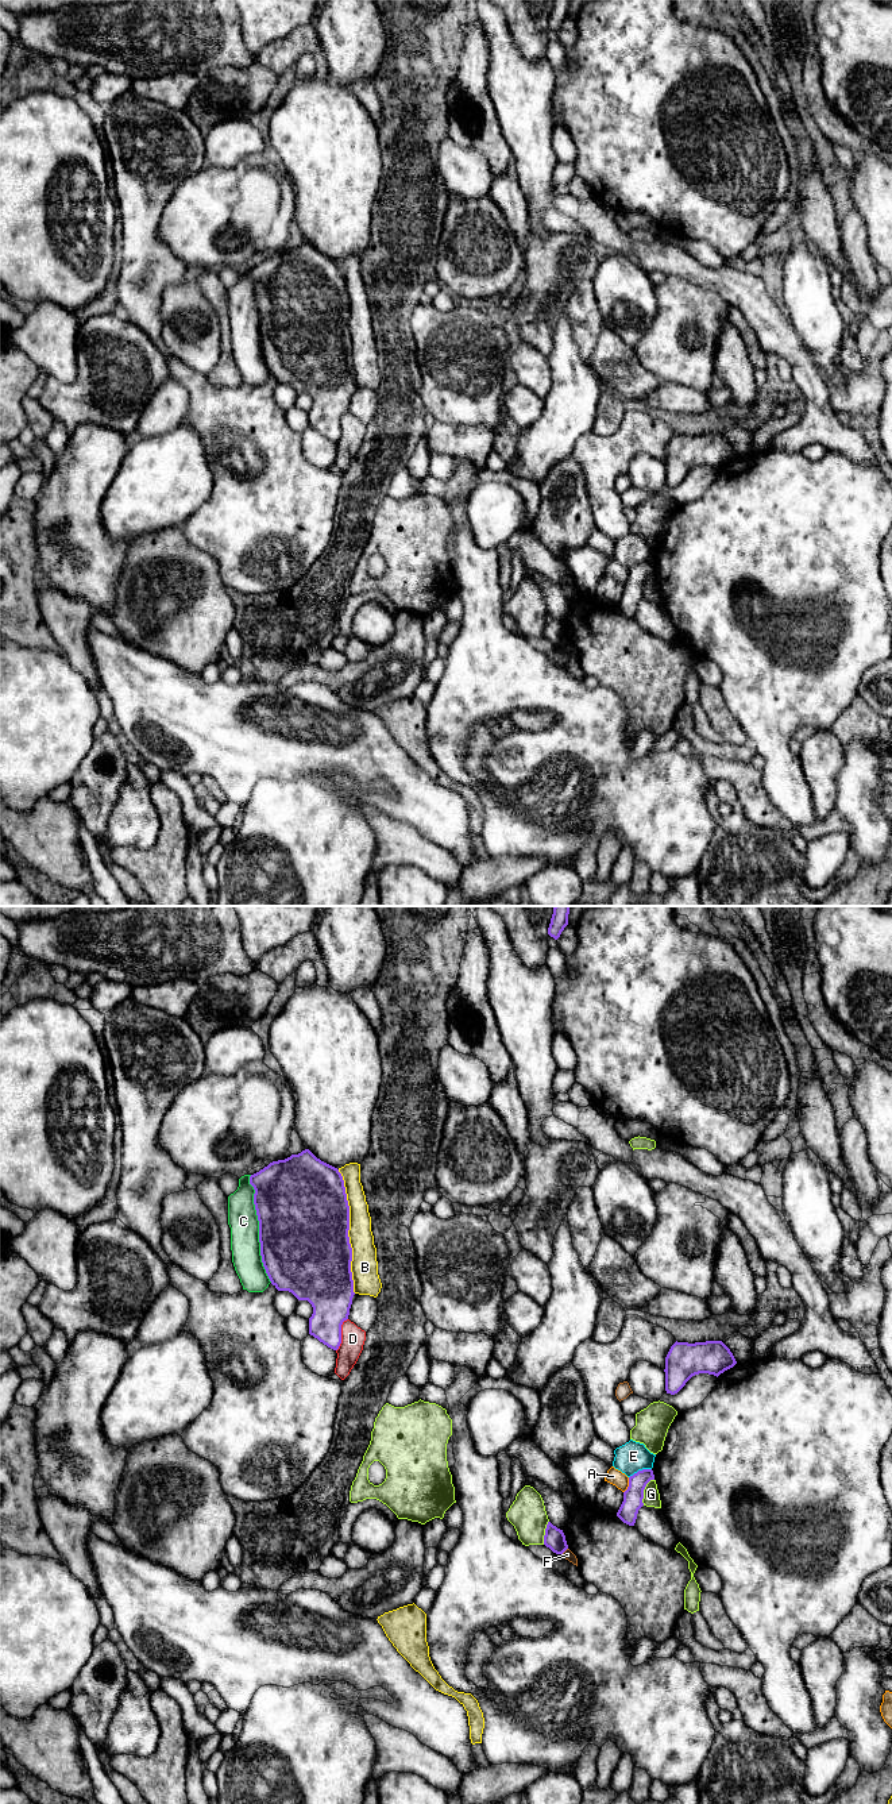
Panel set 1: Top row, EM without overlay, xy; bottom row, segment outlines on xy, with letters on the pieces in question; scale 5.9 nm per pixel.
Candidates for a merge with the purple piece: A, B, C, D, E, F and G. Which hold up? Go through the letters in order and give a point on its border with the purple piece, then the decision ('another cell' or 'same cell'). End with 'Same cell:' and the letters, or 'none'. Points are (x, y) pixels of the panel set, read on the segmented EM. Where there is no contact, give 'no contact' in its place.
A: xy (629, 1486) | another cell
B: xy (347, 1232) | another cell
C: xy (259, 1229) | another cell
D: xy (340, 1334) | another cell
E: xy (640, 1471) | another cell
F: xy (564, 1550) | another cell
G: xy (643, 1491) | another cell
Same cell: none

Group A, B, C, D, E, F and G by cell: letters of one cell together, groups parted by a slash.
A / B / C / D / E / F / G

